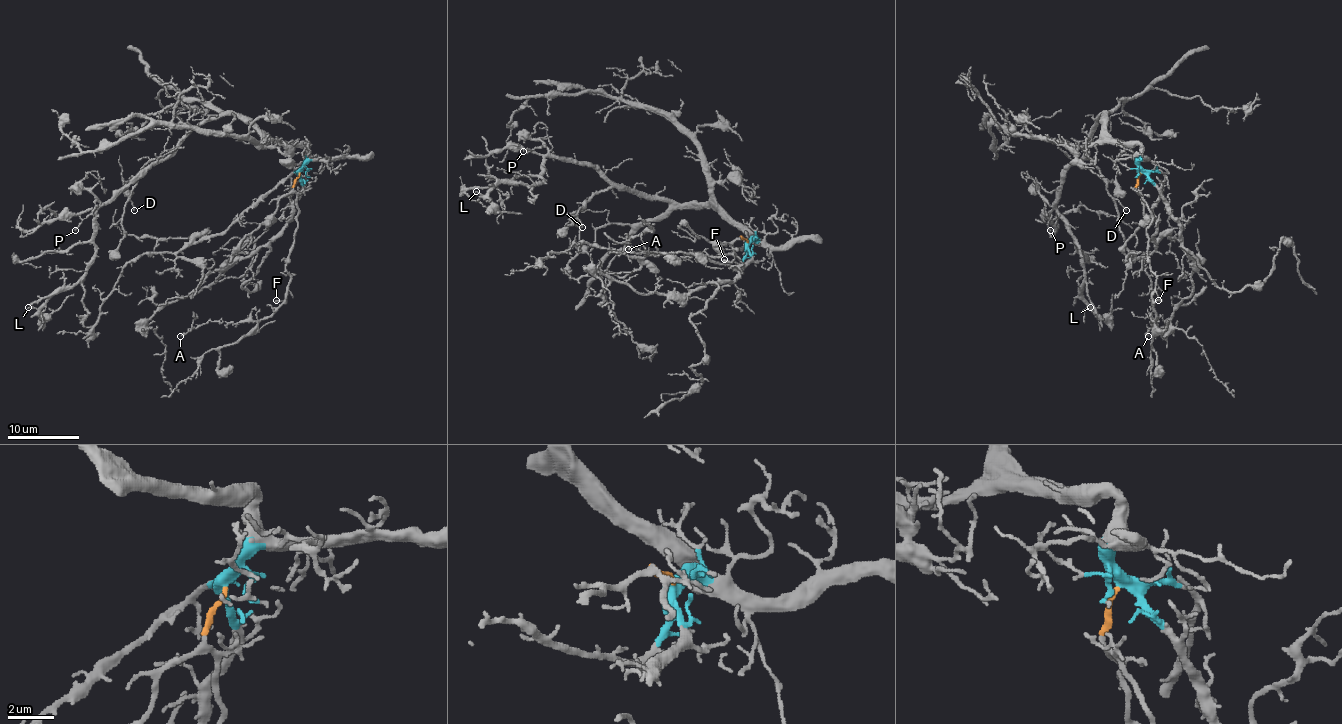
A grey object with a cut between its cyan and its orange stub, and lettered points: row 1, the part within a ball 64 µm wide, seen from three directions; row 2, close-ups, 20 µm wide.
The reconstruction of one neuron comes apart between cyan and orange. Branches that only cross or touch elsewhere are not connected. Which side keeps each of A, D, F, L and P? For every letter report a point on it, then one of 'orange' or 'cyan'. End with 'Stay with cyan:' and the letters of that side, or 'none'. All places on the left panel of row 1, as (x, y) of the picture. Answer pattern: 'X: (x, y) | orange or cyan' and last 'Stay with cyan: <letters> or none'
A: (180, 336) | orange
D: (134, 210) | cyan
F: (276, 300) | orange
L: (28, 307) | cyan
P: (75, 230) | cyan
Stay with cyan: D, L, P

